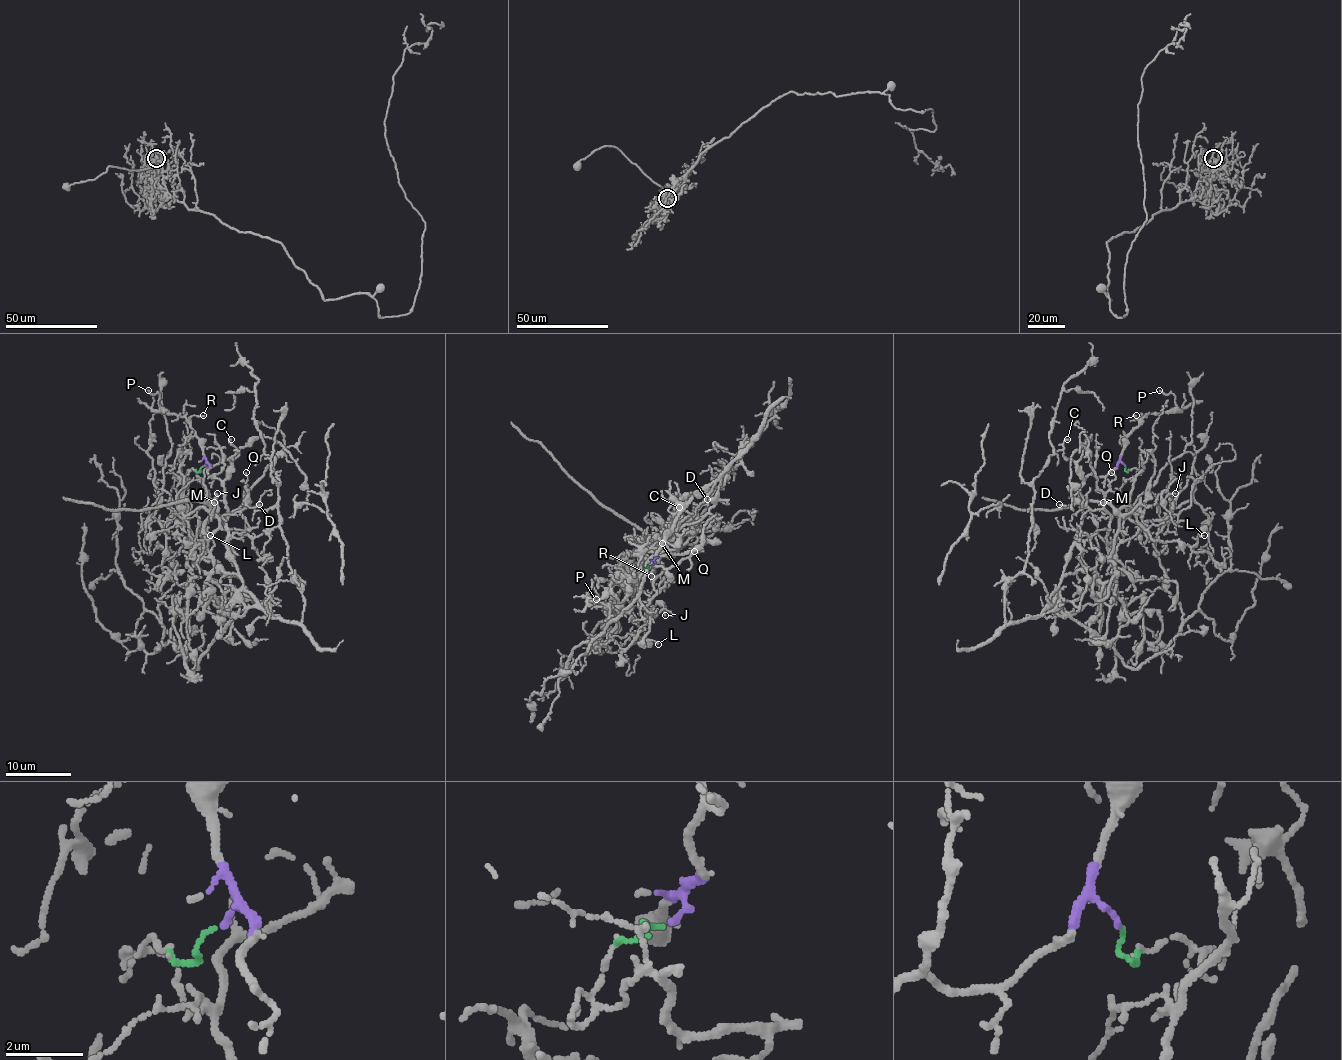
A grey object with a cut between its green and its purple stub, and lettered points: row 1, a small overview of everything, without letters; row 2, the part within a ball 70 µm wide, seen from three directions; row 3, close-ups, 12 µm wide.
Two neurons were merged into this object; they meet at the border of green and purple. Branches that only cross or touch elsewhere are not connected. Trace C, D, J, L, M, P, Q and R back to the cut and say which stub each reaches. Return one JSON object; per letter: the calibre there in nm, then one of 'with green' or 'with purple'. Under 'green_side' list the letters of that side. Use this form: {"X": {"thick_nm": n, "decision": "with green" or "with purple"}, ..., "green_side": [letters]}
{"C": {"thick_nm": 150, "decision": "with purple"}, "D": {"thick_nm": 130, "decision": "with green"}, "J": {"thick_nm": 110, "decision": "with green"}, "L": {"thick_nm": 100, "decision": "with green"}, "M": {"thick_nm": 150, "decision": "with green"}, "P": {"thick_nm": 110, "decision": "with purple"}, "Q": {"thick_nm": 120, "decision": "with green"}, "R": {"thick_nm": 100, "decision": "with purple"}, "green_side": ["D", "J", "L", "M", "Q"]}

